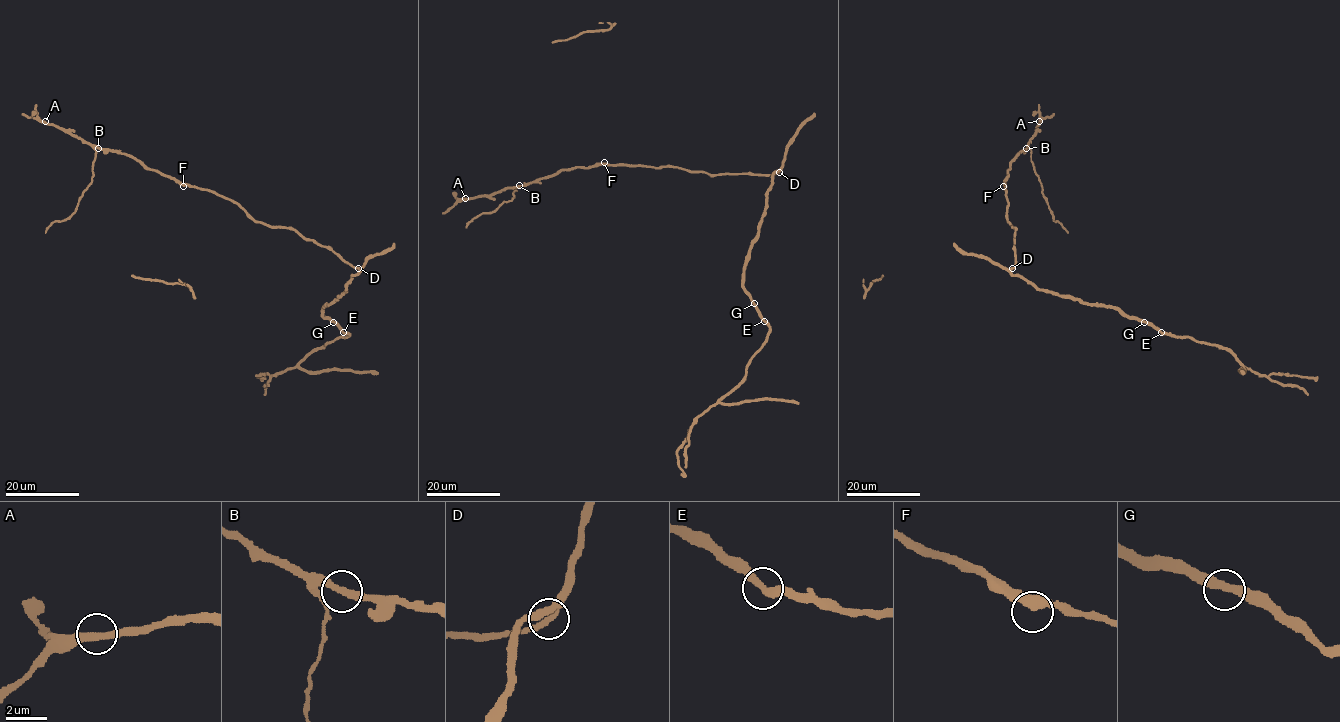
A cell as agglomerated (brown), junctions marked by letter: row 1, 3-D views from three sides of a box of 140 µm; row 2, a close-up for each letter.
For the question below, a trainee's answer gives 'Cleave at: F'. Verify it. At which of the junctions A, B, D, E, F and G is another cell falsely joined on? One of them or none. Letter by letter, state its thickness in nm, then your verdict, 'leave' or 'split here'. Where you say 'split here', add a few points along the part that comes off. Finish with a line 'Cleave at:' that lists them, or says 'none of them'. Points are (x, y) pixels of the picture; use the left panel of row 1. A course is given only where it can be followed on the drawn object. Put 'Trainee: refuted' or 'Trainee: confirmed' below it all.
A: 340 nm thick; leave
B: 320 nm thick; leave
D: 300 nm thick; leave
E: 340 nm thick; leave
F: 420 nm thick; leave
G: 360 nm thick; leave
Cleave at: none of them
Trainee: refuted

